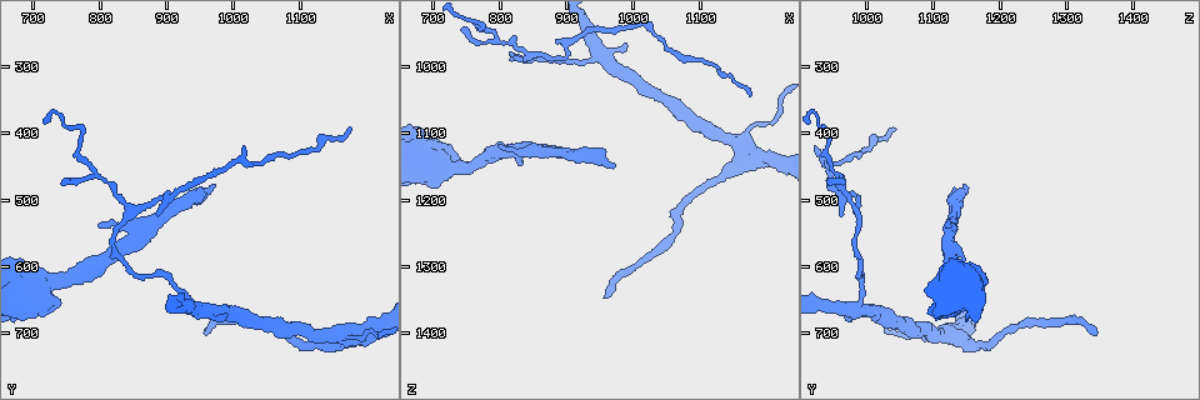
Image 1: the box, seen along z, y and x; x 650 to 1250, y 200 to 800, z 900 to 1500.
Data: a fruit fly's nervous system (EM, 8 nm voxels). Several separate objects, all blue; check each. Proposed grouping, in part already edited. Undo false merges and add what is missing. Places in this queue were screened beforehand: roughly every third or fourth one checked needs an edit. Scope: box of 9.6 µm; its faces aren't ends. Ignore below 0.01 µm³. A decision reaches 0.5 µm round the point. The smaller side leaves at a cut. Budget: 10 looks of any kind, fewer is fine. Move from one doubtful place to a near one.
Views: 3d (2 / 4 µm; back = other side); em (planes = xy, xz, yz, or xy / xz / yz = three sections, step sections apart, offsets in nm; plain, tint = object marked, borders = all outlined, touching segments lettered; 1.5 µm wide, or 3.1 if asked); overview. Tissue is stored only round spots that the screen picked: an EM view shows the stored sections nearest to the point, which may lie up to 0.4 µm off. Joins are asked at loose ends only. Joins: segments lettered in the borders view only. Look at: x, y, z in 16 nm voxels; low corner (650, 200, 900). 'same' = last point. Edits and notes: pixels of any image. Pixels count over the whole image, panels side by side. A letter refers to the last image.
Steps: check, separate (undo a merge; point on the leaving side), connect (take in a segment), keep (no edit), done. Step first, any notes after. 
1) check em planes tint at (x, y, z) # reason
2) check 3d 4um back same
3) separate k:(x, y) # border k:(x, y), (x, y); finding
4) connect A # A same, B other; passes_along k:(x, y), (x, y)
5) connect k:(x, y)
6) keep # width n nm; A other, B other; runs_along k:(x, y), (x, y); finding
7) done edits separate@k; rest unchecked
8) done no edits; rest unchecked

check 3d 2um at (975, 480, 1150) # an open end

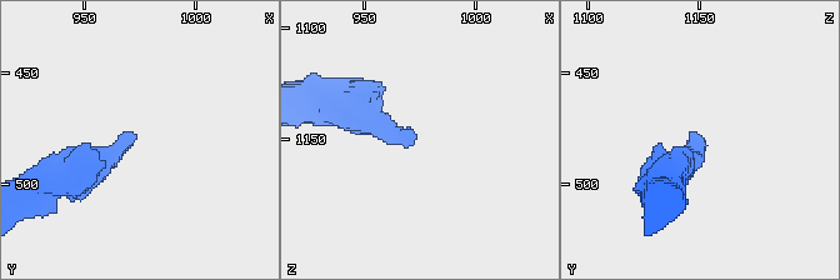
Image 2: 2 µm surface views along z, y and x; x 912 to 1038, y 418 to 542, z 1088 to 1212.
check em xy step 8 tint at (972, 481, 1152)

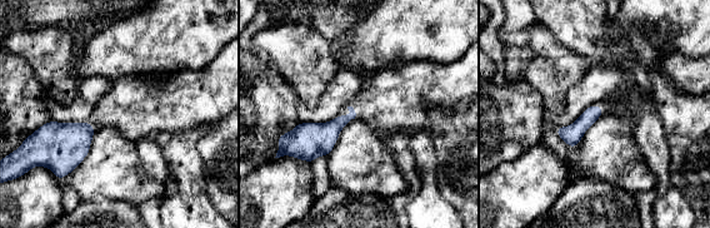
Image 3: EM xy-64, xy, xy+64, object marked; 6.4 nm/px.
check em planes borders same

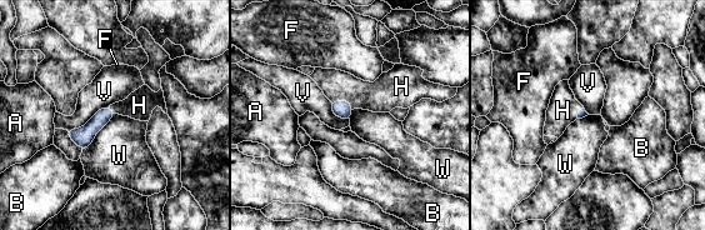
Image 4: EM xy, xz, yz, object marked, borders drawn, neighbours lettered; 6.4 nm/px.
connect H # longest_contact W 320 nm; A other, B other, F other, H same, V other, W other; it goes on there

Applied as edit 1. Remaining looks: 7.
check overview

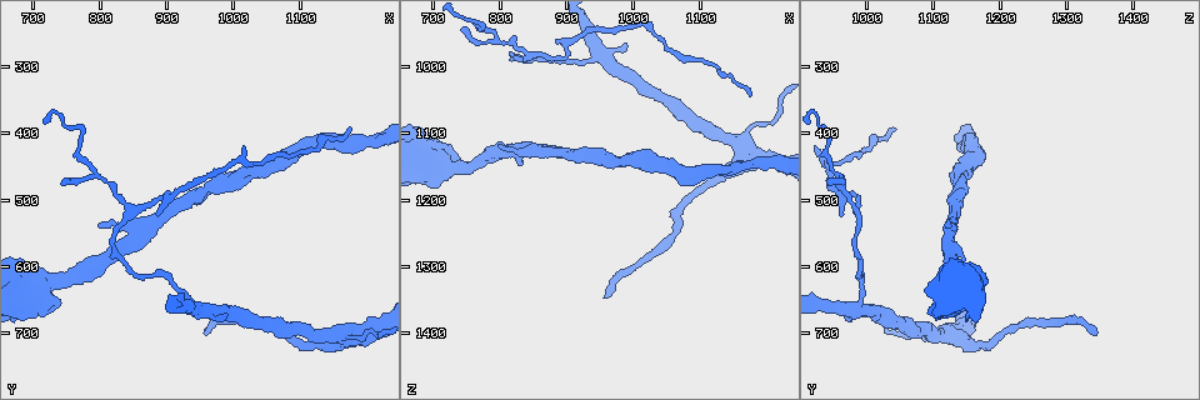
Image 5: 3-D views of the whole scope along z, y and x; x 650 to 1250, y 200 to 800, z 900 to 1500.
check em planes borders at (800, 545, 1115) # free end

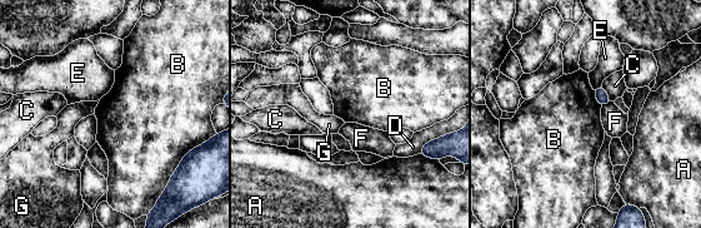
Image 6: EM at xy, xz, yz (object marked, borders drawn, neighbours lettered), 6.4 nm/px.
keep # longest_contact B 150 nm; A other, B other, C other, D other, E other, F other, G other; border 6:(188, 150), (175, 168); none of them fits

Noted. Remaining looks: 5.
check 3d 4um at (960, 705, 1345)

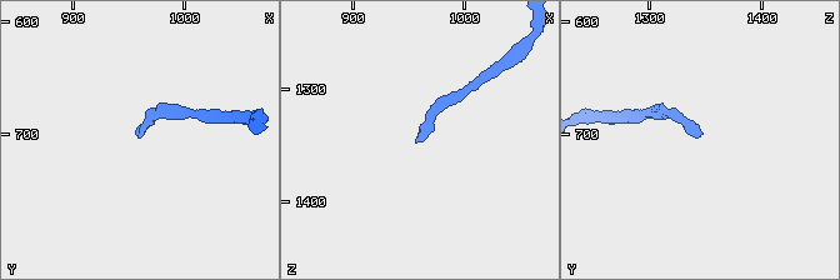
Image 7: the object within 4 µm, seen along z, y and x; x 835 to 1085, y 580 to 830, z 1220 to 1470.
check em yz step 4 borders at (958, 702, 1346) # now the EM

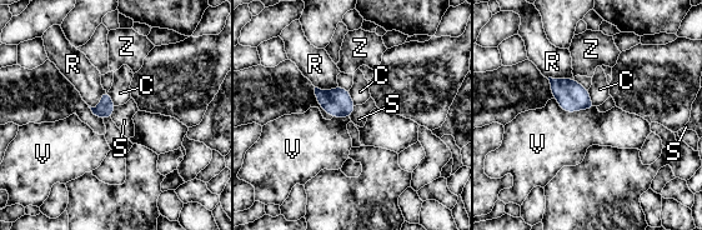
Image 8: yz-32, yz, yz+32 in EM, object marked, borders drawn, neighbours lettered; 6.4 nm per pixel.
check em planes borders same # cut it another way

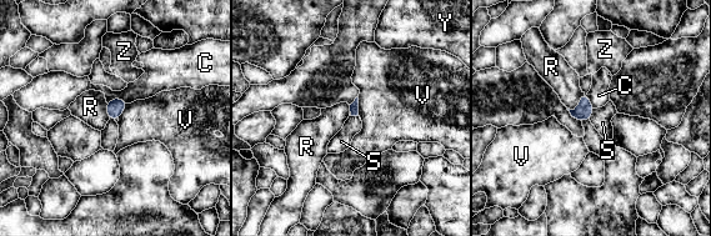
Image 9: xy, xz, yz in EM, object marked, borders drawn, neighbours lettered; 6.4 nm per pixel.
connect S # C other, R other, S same, V other, Y other, Z other; passes_along 9:(585, 109), (591, 114), (601, 118); the neuron continues

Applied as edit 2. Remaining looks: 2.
done edits connect@4, connect@9; rest unchecked

